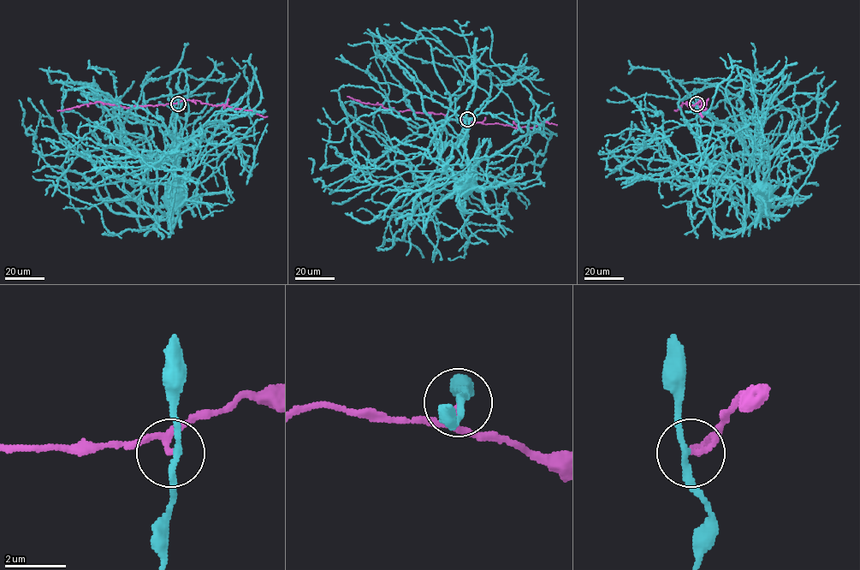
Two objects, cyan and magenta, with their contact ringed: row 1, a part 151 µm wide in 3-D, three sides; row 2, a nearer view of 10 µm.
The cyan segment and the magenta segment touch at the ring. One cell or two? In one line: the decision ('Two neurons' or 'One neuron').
Two neurons

